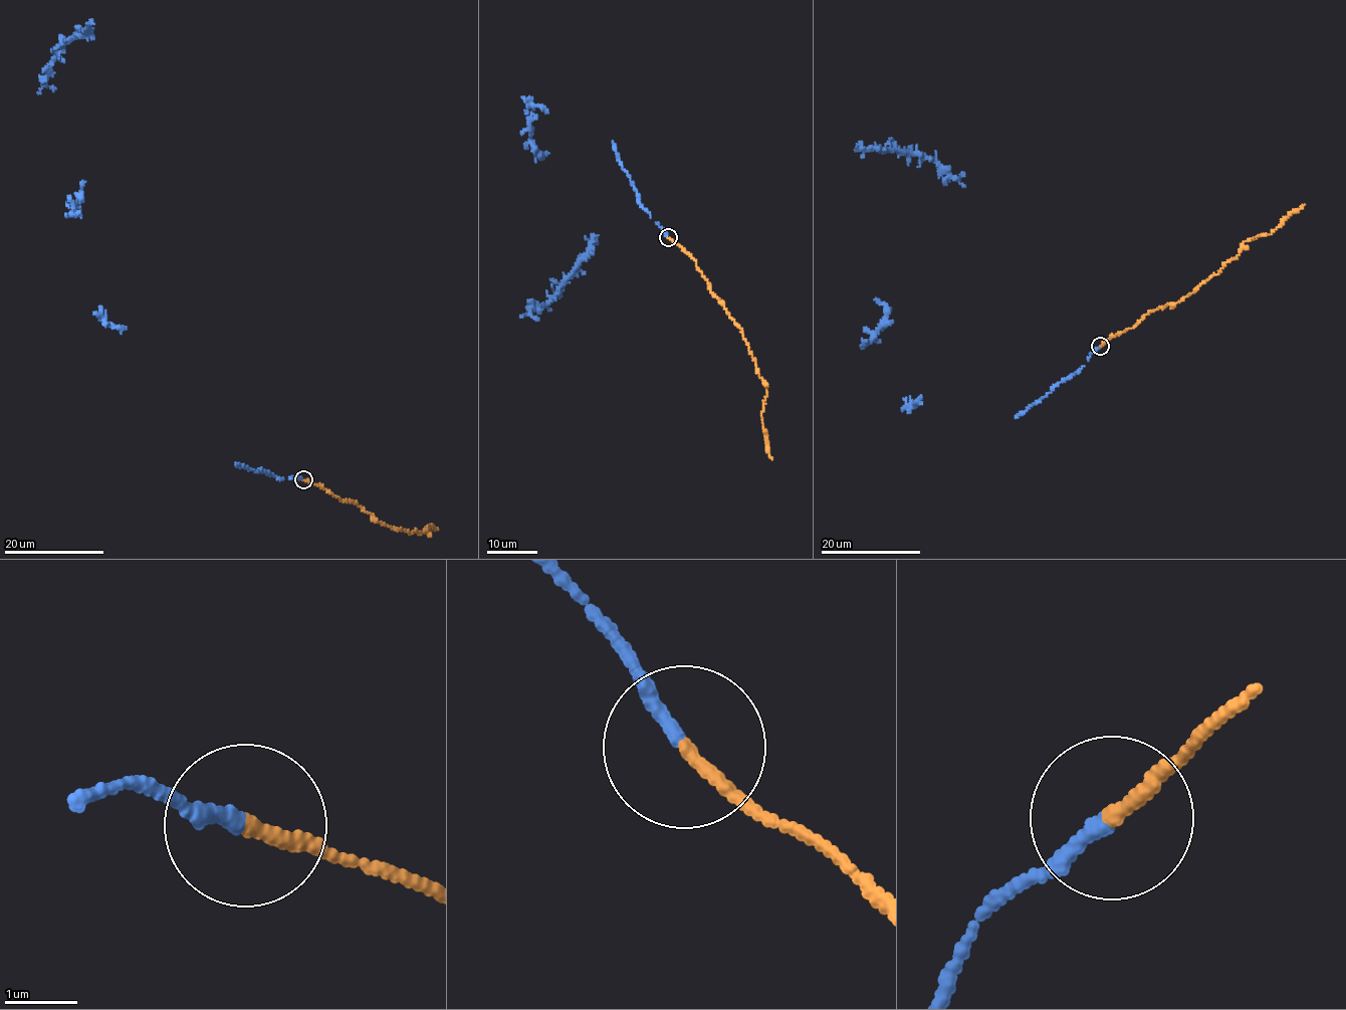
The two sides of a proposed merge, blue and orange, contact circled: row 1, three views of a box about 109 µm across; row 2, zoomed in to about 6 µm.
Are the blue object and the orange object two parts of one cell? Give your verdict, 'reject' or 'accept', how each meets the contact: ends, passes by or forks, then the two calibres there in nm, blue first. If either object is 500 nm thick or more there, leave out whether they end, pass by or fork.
reject | blue ends | orange ends | 190/190 nm

